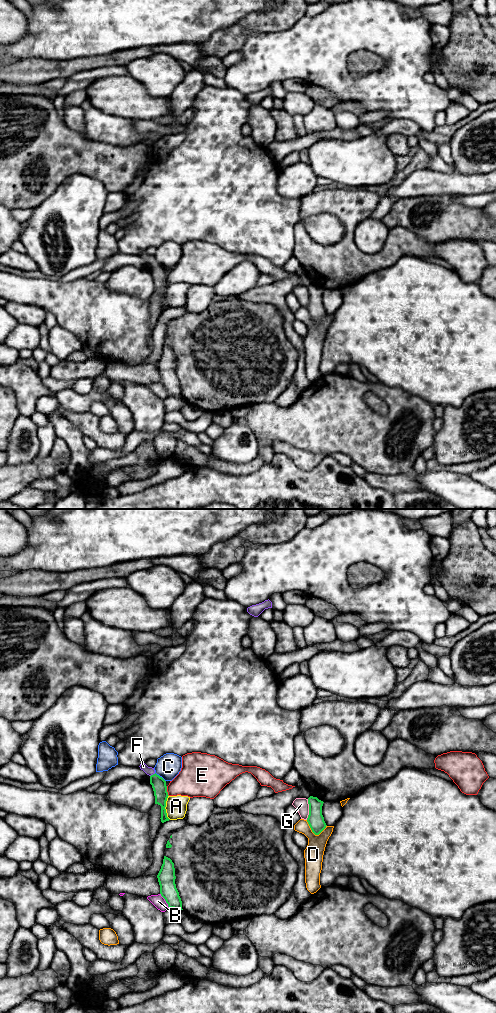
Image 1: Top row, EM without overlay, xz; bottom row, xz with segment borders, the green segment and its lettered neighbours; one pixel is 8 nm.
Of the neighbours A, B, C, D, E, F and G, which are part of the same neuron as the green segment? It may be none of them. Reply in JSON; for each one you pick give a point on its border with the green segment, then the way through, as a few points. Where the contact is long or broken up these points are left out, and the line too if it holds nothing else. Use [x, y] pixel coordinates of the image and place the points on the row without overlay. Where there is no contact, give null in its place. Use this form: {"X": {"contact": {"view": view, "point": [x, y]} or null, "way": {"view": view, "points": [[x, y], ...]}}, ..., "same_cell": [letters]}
{"F": {"contact": {"view": "xz", "point": [153, 262]}, "way": {"view": "xz", "points": [[158, 271], [153, 262], [149, 259]]}}, "same_cell": ["F"]}

